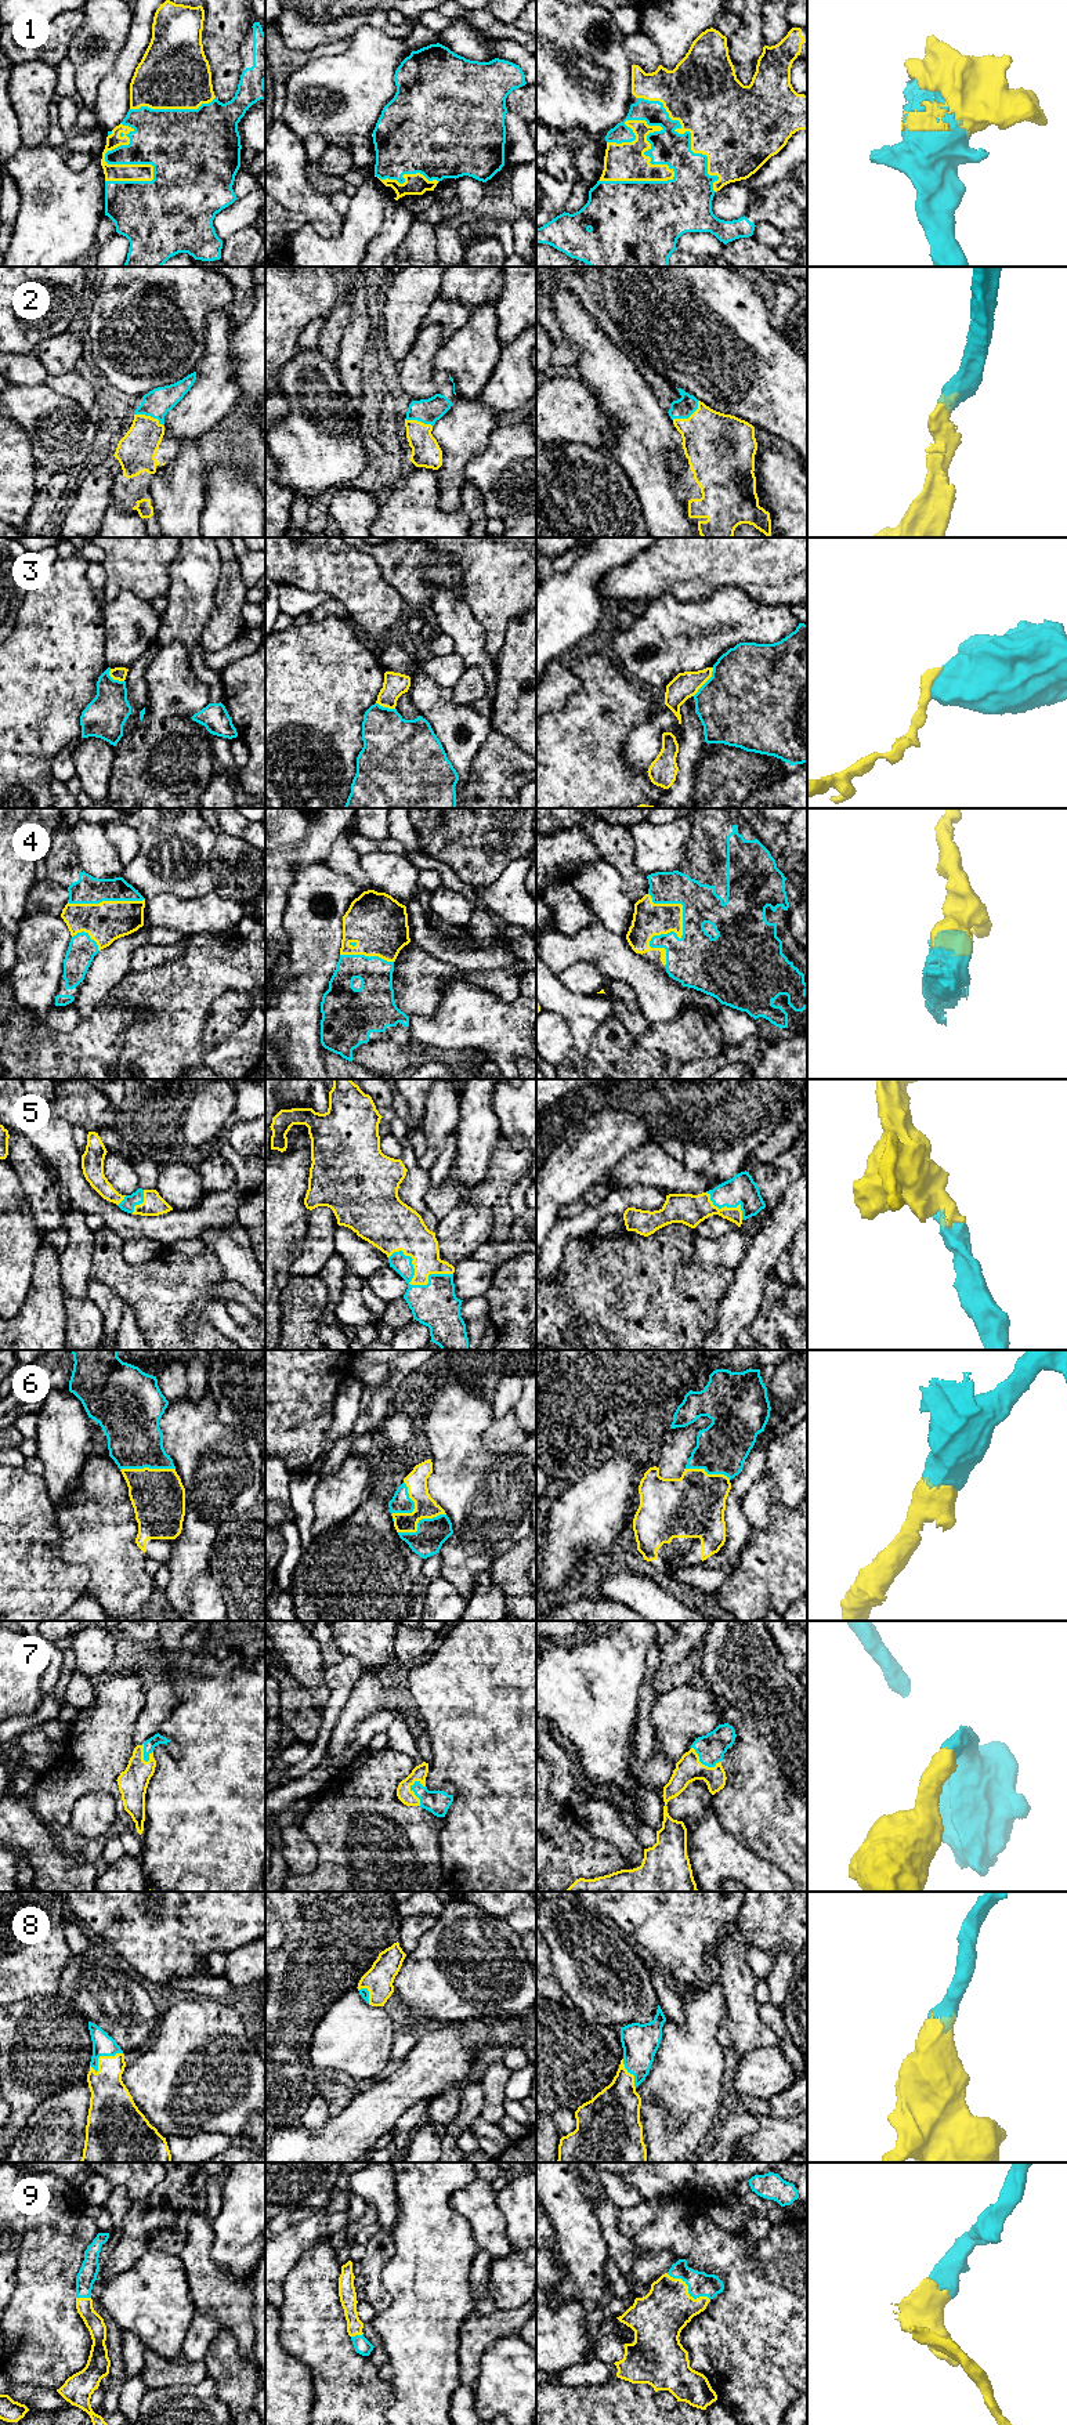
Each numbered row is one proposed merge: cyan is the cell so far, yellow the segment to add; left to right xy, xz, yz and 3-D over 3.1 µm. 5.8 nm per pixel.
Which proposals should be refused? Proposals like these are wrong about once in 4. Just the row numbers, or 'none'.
3

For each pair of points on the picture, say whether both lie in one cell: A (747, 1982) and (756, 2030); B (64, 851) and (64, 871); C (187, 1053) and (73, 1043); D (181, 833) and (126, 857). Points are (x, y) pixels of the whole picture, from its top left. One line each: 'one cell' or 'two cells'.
A: one cell
B: one cell
C: two cells
D: two cells

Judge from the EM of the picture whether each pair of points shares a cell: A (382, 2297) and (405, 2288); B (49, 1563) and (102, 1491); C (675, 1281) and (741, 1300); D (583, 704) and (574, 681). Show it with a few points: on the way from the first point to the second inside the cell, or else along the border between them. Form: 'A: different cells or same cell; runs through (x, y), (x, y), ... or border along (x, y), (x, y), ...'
A: different cells; border along (389, 2262), (382, 2284), (391, 2302), (378, 2313)
B: different cells; border along (55, 1516), (60, 1555), (69, 1563), (87, 1567)
C: different cells; border along (734, 1271), (734, 1280), (719, 1302), (715, 1327)
D: different cells; border along (570, 668), (579, 679), (579, 688), (556, 713)

